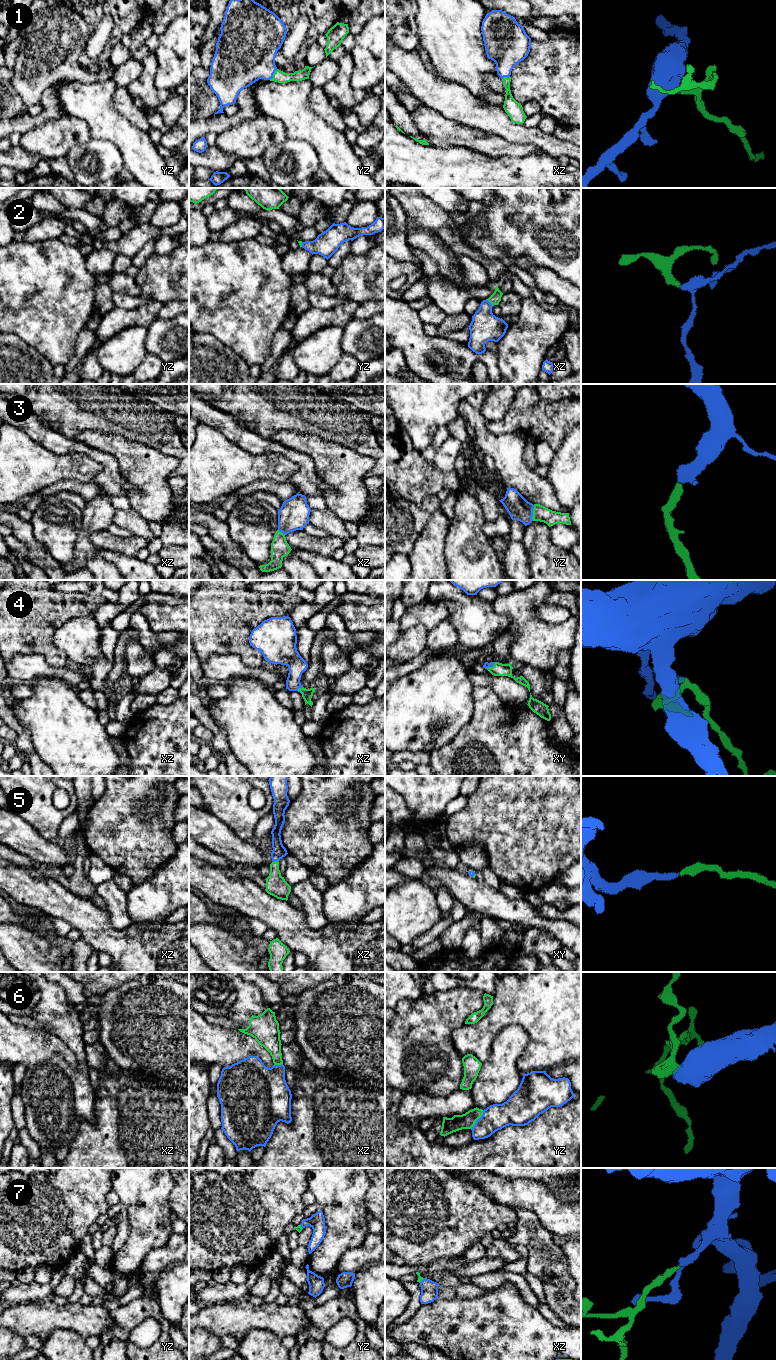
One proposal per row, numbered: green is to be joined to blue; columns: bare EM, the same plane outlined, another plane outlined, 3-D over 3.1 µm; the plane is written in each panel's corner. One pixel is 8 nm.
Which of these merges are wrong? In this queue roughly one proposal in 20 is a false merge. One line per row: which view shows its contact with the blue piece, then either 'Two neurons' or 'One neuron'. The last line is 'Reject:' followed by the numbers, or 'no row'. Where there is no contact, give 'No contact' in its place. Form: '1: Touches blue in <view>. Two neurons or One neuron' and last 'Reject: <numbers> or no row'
1: Touches blue in yz. One neuron
2: Touches blue in xz. One neuron
3: Touches blue in yz. One neuron
4: Touches blue in xz. One neuron
5: Touches blue in xz. One neuron
6: Touches blue in yz. One neuron
7: Touches blue in xz. One neuron
Reject: no row

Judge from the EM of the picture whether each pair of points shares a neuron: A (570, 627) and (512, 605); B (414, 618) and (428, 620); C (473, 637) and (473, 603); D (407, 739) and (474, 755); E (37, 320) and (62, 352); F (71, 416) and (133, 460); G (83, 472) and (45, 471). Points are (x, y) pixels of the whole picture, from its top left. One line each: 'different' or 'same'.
A: same
B: same
C: same
D: different
E: same
F: different
G: same

